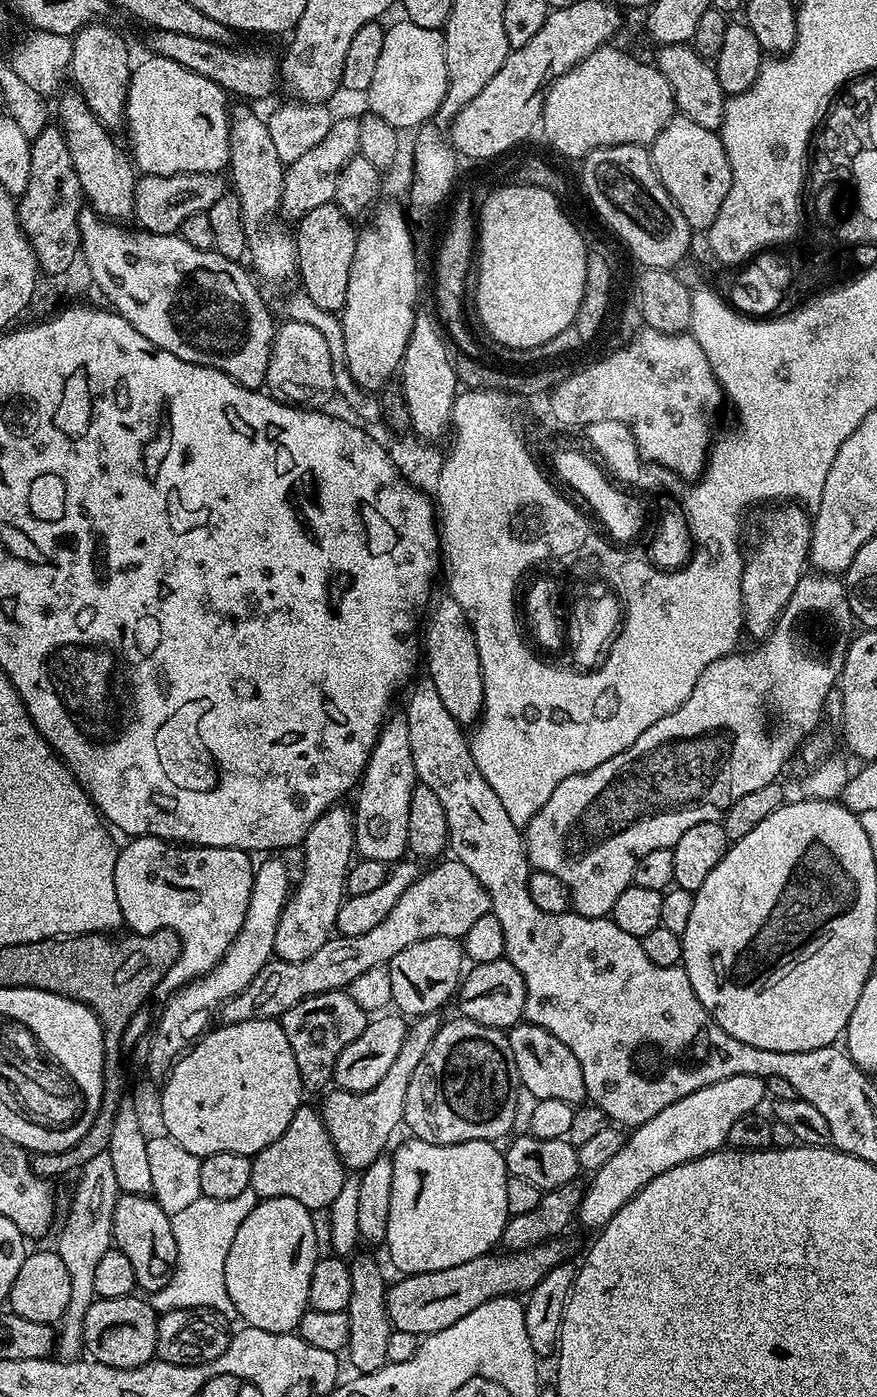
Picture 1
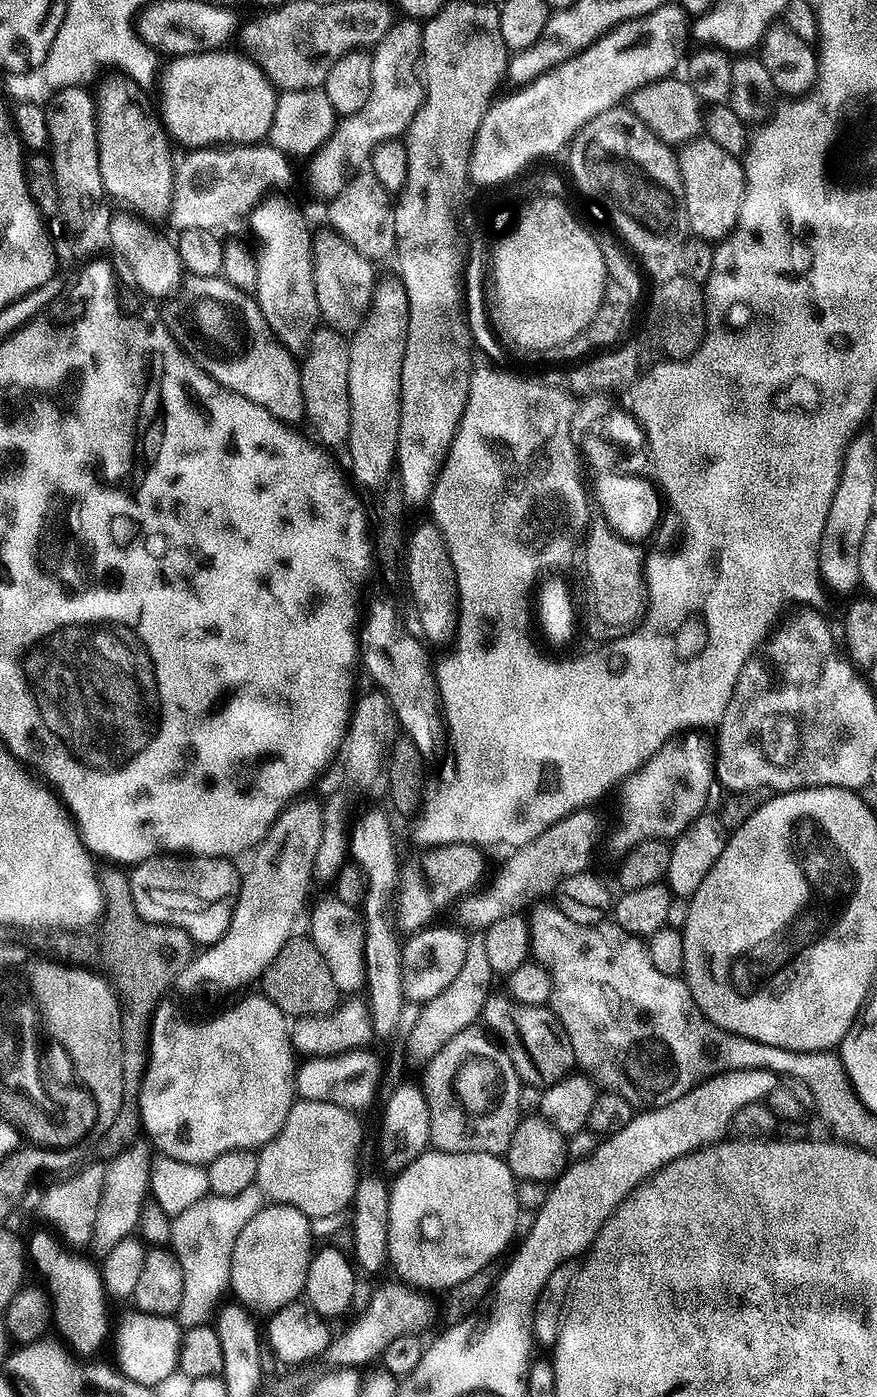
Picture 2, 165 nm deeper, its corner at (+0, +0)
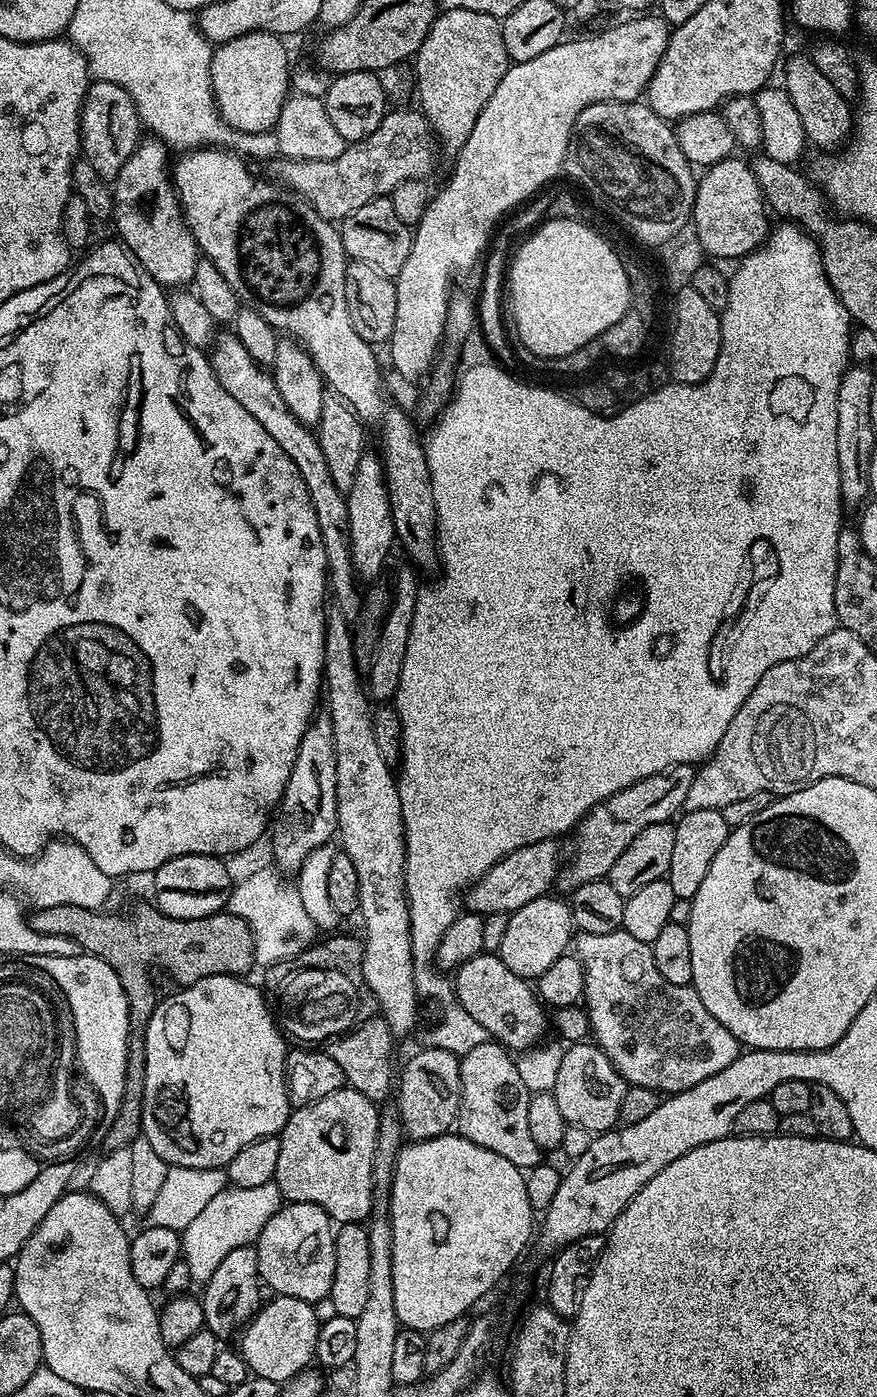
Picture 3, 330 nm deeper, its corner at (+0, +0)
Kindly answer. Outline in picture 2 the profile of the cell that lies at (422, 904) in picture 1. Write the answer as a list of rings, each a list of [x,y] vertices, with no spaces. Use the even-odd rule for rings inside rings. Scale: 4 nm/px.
[[[592,810],[571,812],[566,818],[554,822],[554,826],[542,830],[532,844],[519,845],[513,851],[516,853],[497,870],[492,881],[489,879],[479,890],[473,890],[455,901],[456,916],[461,920],[459,923],[465,929],[472,928],[468,930],[483,930],[498,922],[498,918],[515,916],[524,910],[520,908],[527,909],[530,900],[547,897],[544,896],[547,892],[548,895],[555,893],[564,876],[578,874],[591,865],[588,863],[592,860],[595,842],[596,816]]]

